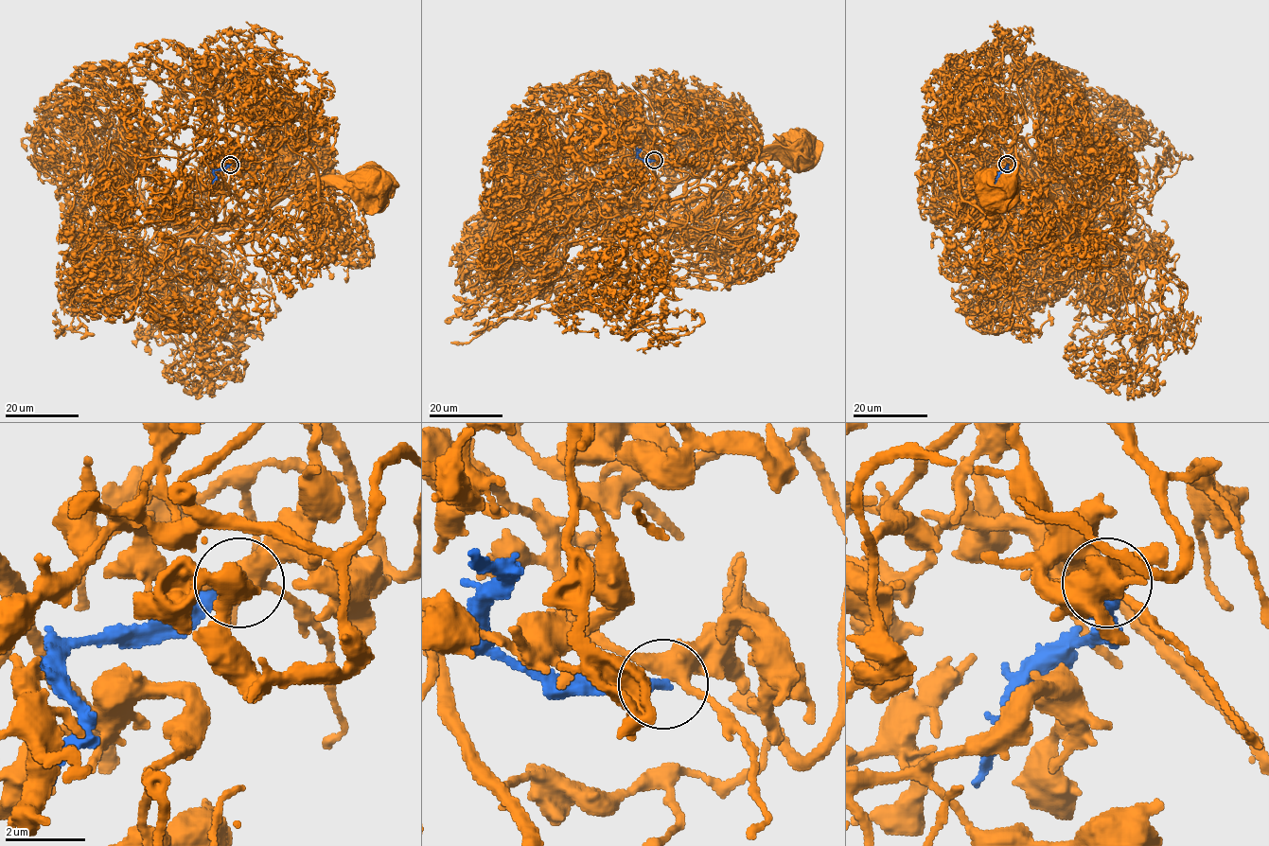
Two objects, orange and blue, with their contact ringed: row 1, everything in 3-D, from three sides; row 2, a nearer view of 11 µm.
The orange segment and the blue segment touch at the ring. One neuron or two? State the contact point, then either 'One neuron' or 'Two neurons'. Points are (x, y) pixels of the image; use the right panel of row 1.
Place: (1007, 164). Two neurons

